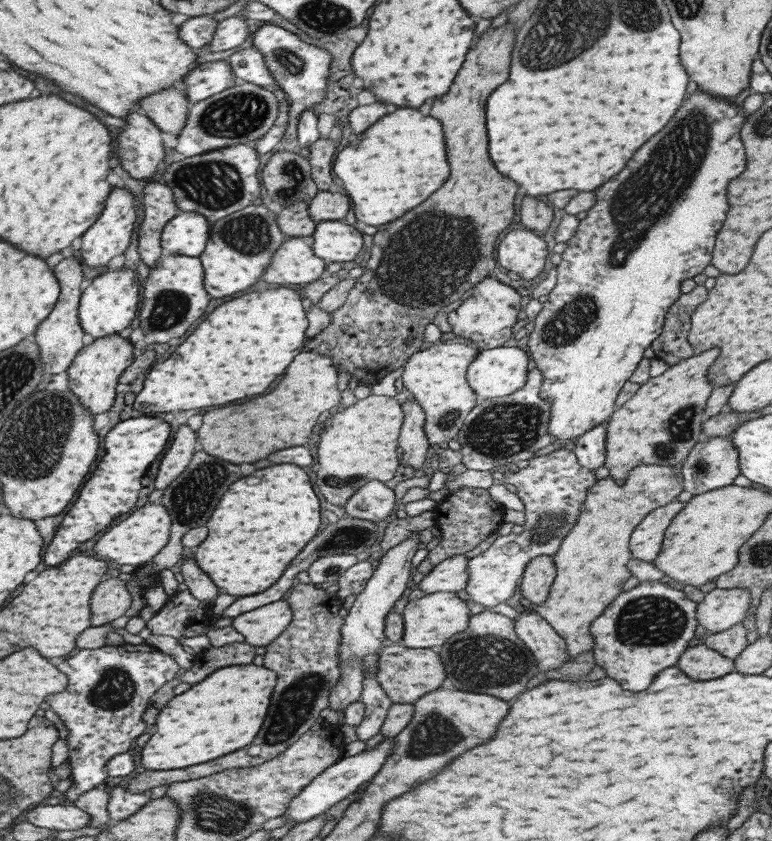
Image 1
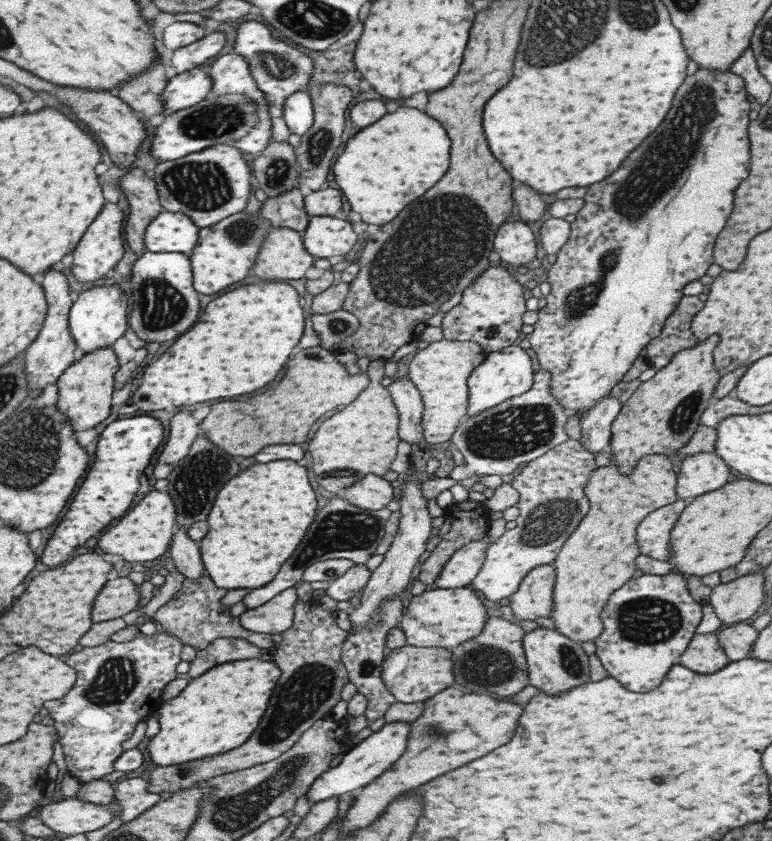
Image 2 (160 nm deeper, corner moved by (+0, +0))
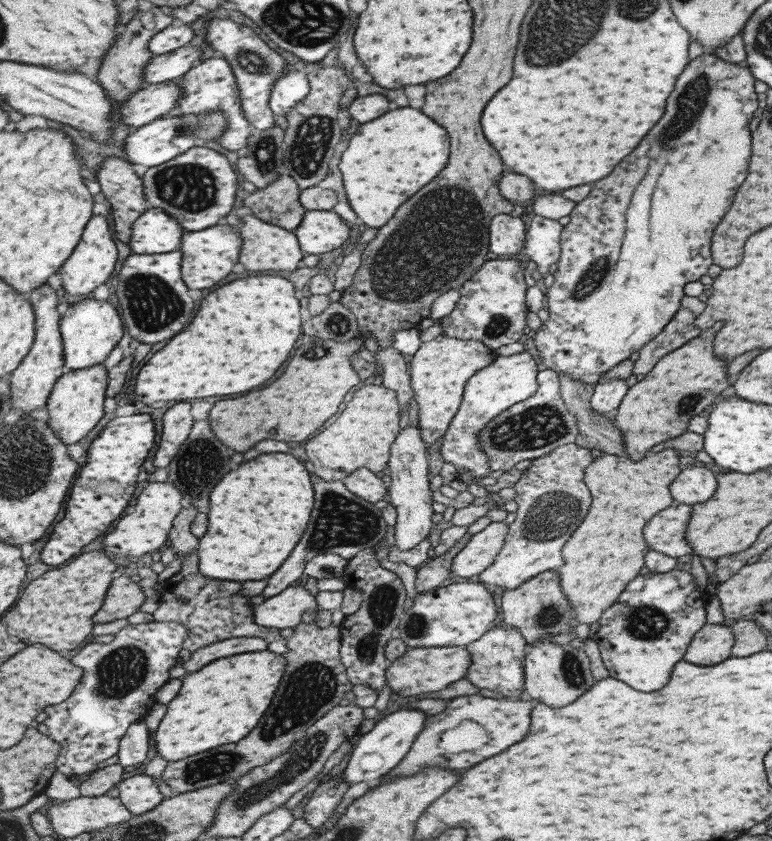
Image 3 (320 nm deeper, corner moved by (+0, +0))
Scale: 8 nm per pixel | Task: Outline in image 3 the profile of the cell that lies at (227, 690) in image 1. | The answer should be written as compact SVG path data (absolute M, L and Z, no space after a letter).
M265 650L221 658L187 676L183 690L169 704L169 712L154 734L157 752L171 763L243 740L271 706L285 670L288 670L285 656Z

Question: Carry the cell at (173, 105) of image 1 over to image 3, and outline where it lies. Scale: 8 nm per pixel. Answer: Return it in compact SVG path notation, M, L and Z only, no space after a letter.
M154 6L148 11L139 11L133 20L129 21L121 30L115 44L107 51L102 64L97 70L97 78L104 88L109 91L110 98L121 102L131 100L133 93L145 88L144 70L147 63L153 60L156 55L150 49L151 39L167 27L178 23L166 9Z

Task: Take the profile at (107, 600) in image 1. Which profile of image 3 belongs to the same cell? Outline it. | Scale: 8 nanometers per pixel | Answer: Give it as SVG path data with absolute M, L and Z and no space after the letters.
M122 576L113 582L109 596L105 600L105 608L97 614L97 624L113 622L121 618L129 618L145 604L145 594L138 582Z

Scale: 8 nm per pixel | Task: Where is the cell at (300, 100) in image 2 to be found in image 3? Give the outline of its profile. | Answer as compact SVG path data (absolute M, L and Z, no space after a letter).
M299 66L296 70L287 71L284 77L279 79L271 93L271 109L279 116L289 116L293 108L297 108L301 101L305 100L310 93L310 69Z

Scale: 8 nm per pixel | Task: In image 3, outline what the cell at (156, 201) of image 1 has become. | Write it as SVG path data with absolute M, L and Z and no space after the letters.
M113 155L109 156L109 158L105 158L105 162L103 162L103 166L101 166L101 170L99 170L97 176L98 182L103 189L102 193L107 197L112 210L110 219L112 224L114 224L116 238L128 244L133 238L133 225L136 220L139 219L146 210L153 207L145 198L143 177L139 177L135 174L133 164L130 161L115 158Z

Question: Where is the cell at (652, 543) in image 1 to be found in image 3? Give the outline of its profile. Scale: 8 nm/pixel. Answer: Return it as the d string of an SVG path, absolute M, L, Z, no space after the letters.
M676 504L657 512L657 516L653 516L643 528L643 538L649 548L673 558L692 554L692 548L685 538L691 508Z

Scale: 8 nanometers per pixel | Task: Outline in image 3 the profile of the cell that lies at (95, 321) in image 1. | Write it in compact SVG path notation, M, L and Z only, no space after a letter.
M93 297L80 298L79 302L71 305L63 315L60 329L64 337L67 372L104 363L127 332L115 306L111 302L99 301Z

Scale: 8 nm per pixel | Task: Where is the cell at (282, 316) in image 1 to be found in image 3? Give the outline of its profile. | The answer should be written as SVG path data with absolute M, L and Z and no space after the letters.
M277 275L249 276L225 284L211 292L205 300L193 324L185 332L177 334L159 354L155 354L149 364L140 368L136 378L136 398L143 404L171 402L171 400L191 400L209 396L229 396L249 392L255 386L271 380L277 370L289 360L299 336L301 336L301 303L297 298L293 282Z

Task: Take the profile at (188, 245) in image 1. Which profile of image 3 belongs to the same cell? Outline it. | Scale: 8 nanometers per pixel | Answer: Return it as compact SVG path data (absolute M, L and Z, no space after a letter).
M151 207L136 220L133 225L133 238L128 245L135 254L161 254L180 250L184 238L184 228L176 218L169 216L162 208Z

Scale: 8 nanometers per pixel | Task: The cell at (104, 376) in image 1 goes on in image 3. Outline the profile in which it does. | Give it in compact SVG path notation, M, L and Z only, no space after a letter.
M102 364L89 368L73 370L57 381L52 396L48 400L48 425L54 430L57 438L65 444L77 444L99 424L105 416L105 400L108 397L109 370Z

